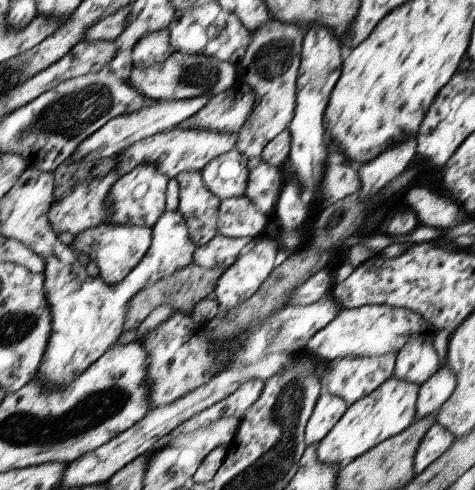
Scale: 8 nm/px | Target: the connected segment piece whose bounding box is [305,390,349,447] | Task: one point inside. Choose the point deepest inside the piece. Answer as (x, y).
(329, 409)

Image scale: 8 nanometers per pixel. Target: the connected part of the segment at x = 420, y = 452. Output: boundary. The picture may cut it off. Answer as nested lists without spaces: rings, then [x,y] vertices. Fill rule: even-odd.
[[[435,423],[422,436],[418,450],[414,454],[414,474],[421,474],[432,462],[435,462],[455,442],[454,436]]]

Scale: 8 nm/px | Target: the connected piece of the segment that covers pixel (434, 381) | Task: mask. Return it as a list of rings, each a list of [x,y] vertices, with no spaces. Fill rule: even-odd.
[[[447,365],[439,368],[426,382],[419,386],[415,420],[436,414],[450,398],[457,385],[454,371]]]

